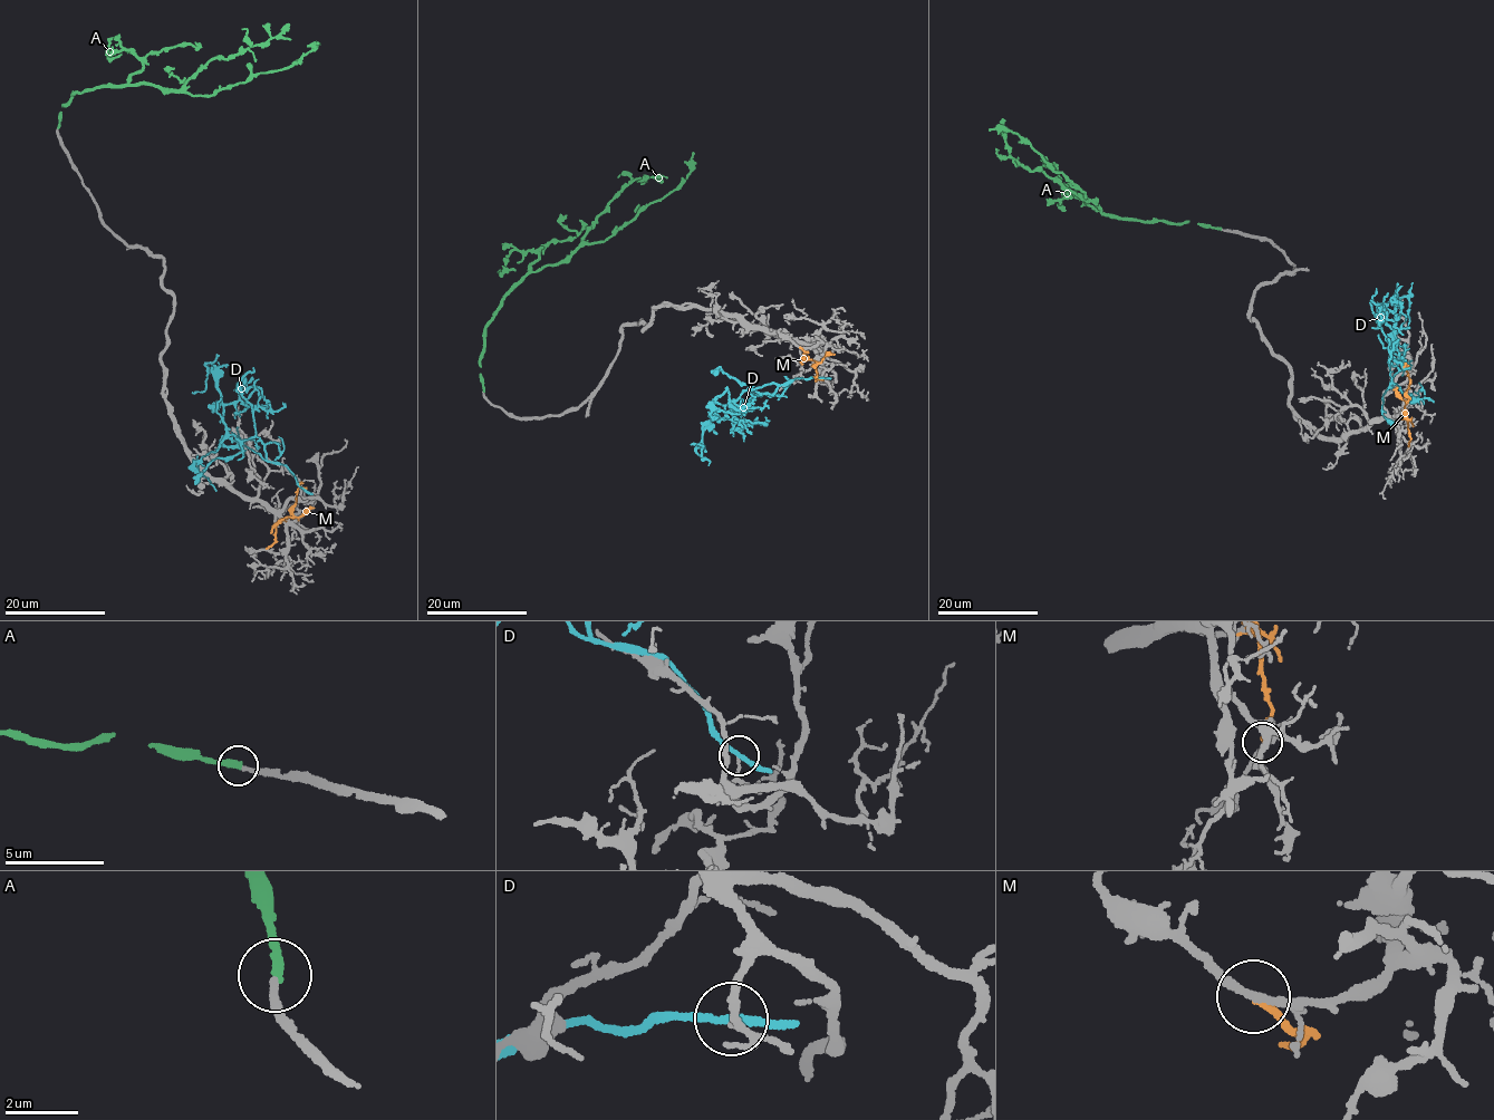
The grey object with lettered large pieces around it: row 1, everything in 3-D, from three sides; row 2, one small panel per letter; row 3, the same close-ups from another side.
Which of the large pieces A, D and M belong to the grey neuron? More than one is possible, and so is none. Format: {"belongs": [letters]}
{"belongs": ["A"]}

